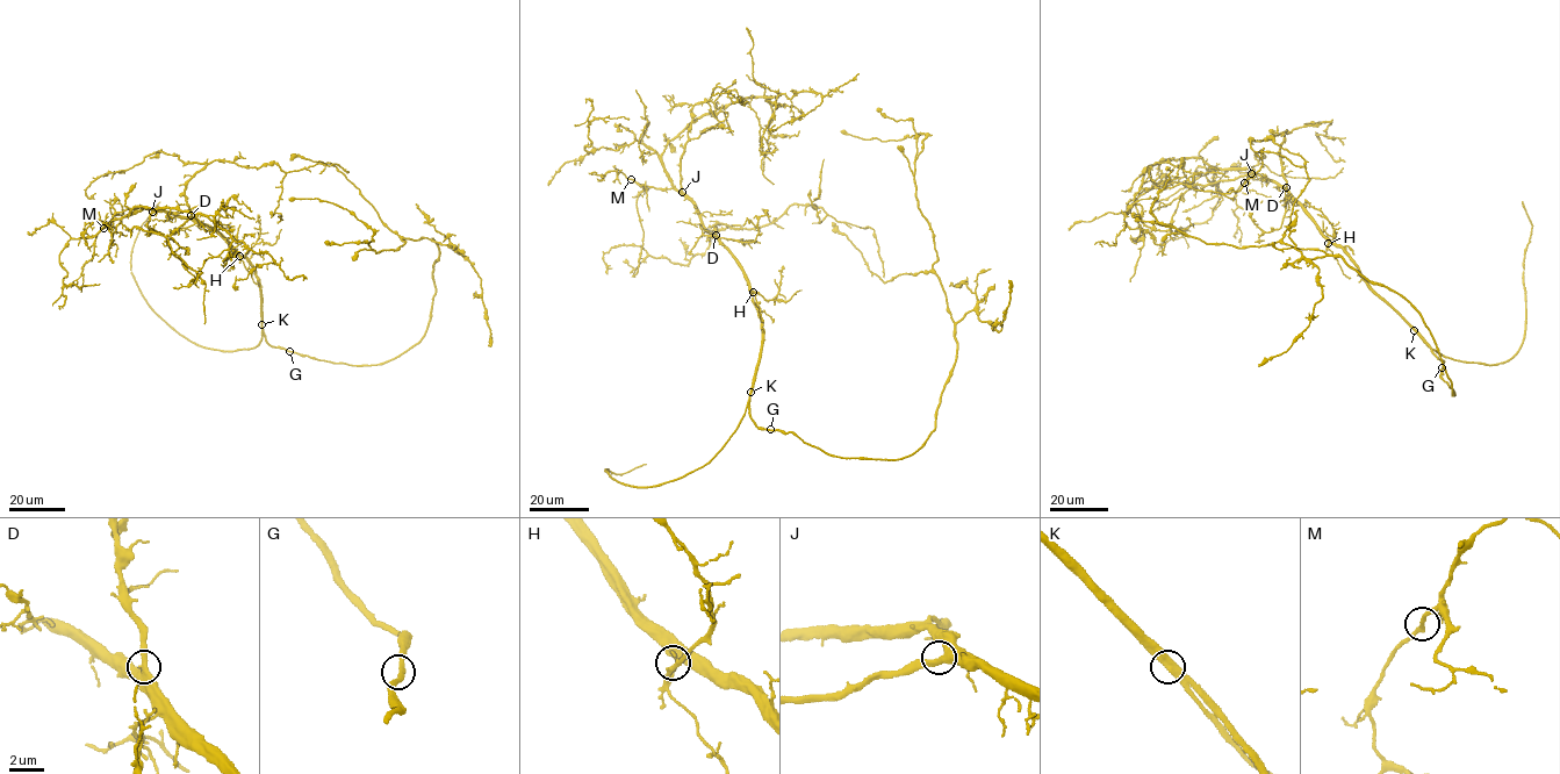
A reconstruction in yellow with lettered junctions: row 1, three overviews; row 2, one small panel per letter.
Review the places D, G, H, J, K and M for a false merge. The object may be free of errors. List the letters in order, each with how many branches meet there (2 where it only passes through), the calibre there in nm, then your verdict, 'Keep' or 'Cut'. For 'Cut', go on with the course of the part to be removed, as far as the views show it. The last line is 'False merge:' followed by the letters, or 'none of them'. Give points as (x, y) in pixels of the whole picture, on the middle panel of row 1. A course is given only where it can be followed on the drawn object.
D: Branches: 2. Thickness 440 nm. Keep
G: Branches: 2. Thickness 280 nm. Keep
H: Branches: 2. Thickness 360 nm. Keep
J: Branches: 2. Thickness 340 nm. Keep
K: Branches: 2. Thickness 460 nm. Keep
M: Branches: 2. Thickness 200 nm. Keep
False merge: none of them

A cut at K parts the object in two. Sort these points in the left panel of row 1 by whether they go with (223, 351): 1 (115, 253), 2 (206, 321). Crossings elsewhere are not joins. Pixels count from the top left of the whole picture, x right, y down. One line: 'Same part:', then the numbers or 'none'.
Same part: none

